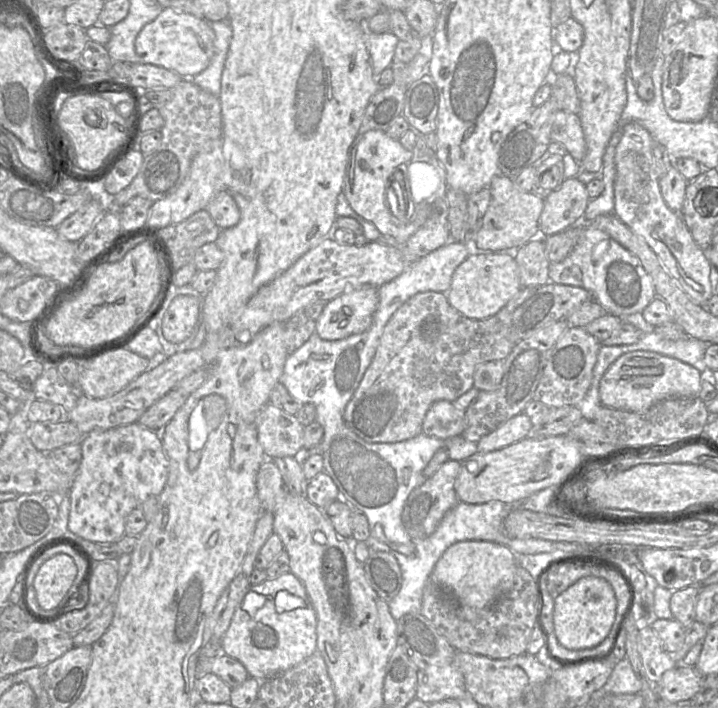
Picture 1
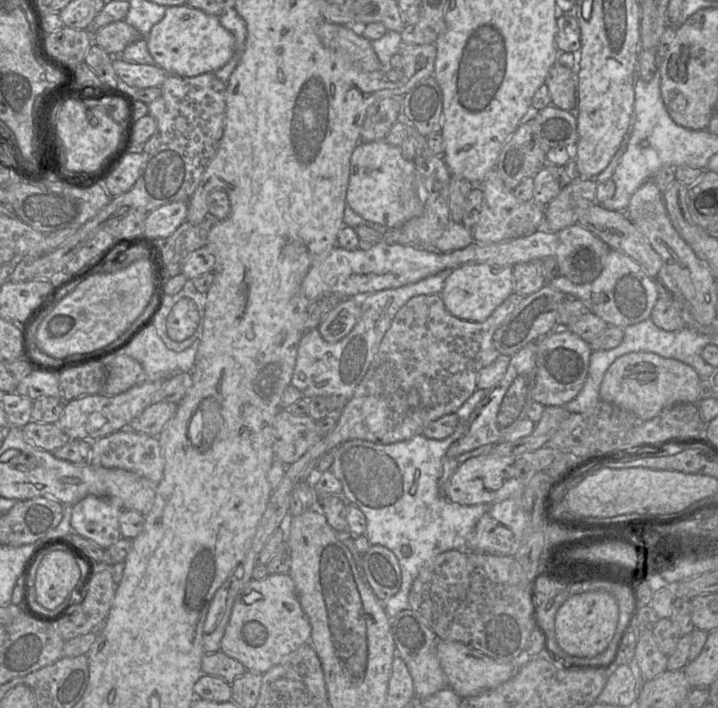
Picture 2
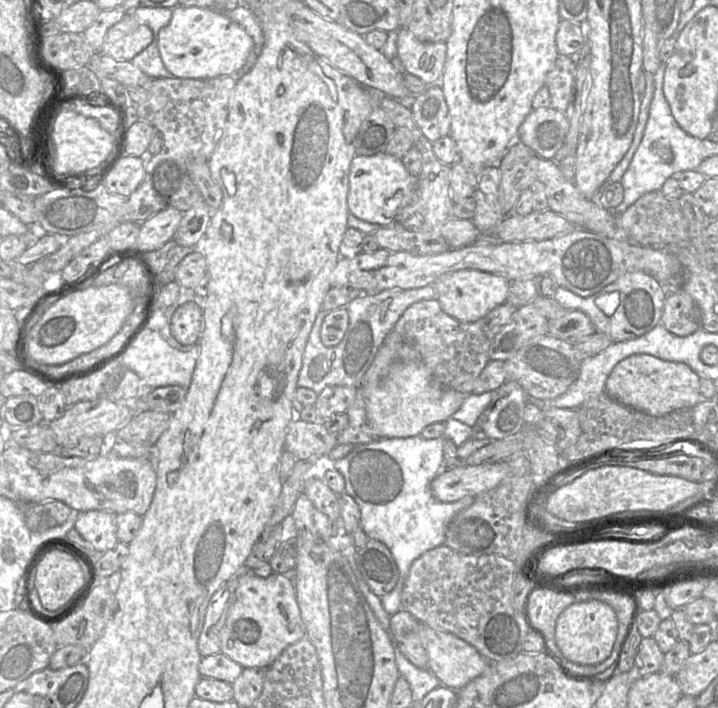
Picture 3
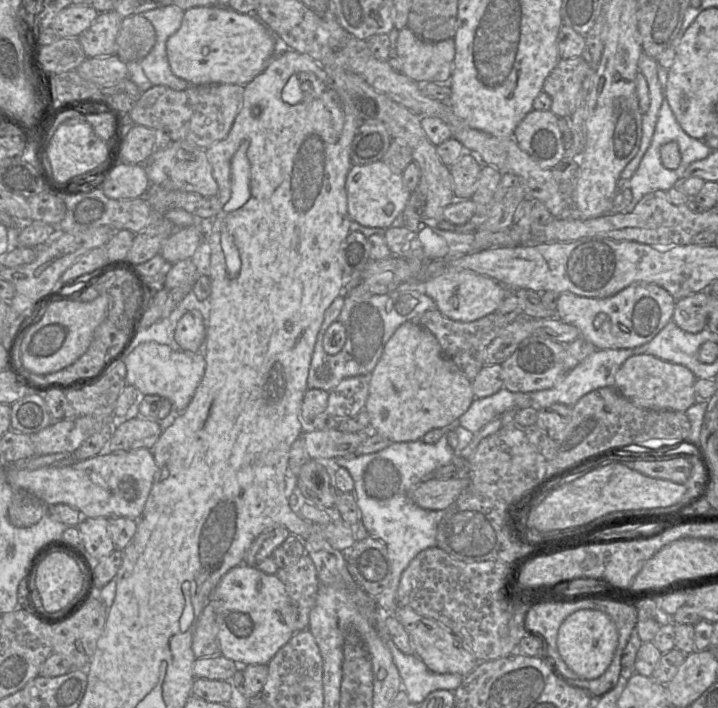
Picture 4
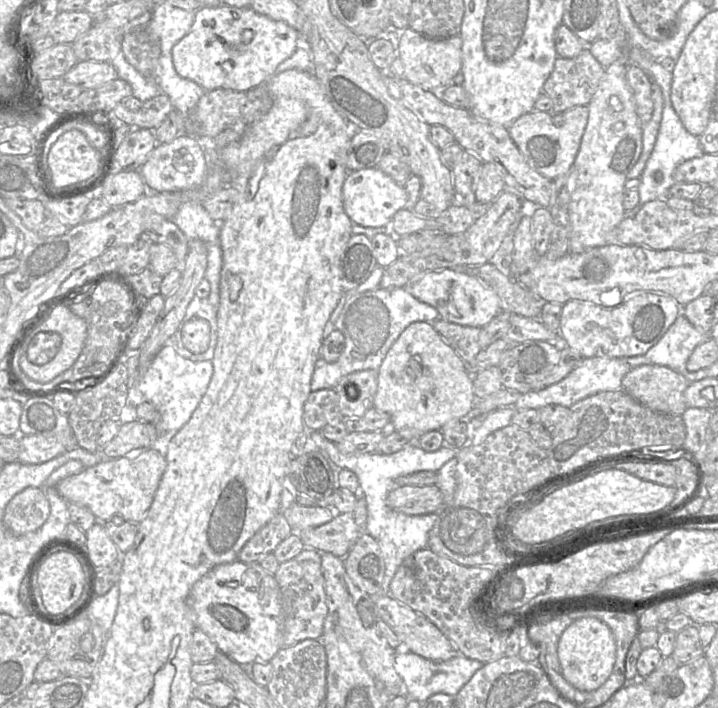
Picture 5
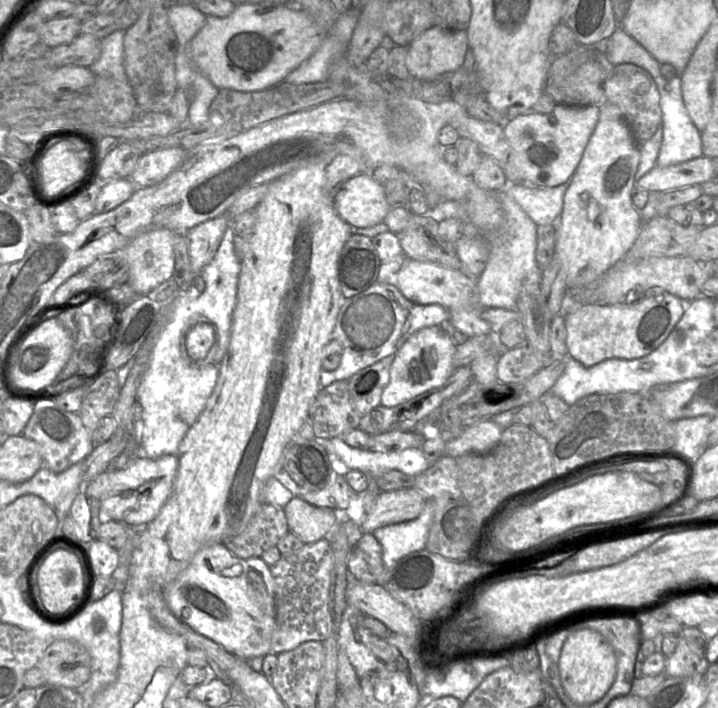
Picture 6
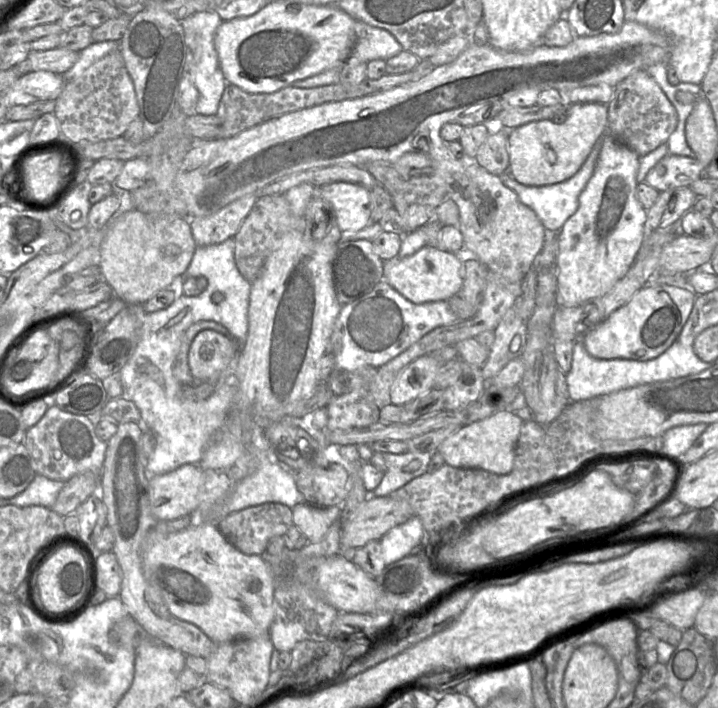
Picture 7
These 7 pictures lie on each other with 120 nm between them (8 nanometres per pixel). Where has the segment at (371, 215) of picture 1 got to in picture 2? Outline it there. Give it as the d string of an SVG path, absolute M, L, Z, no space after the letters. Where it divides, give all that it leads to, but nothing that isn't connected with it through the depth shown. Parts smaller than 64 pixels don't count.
M386 140L375 142L360 142L350 160L350 176L346 194L346 203L351 209L365 220L391 229L401 226L414 215L421 212L427 200L427 190L423 177L416 169L414 161L403 157L400 146L394 146Z

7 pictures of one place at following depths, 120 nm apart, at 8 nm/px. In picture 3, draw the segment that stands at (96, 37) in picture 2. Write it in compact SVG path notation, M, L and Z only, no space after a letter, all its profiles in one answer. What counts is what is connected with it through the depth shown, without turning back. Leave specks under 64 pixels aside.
M127 14L106 33L101 53L118 61L131 61L153 41L153 32Z

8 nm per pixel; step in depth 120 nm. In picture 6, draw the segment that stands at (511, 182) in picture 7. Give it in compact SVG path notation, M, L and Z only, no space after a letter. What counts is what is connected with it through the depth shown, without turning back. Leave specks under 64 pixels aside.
M569 182L556 187L533 187L514 183L507 184L504 190L539 226L557 223L563 210L564 195L568 186Z

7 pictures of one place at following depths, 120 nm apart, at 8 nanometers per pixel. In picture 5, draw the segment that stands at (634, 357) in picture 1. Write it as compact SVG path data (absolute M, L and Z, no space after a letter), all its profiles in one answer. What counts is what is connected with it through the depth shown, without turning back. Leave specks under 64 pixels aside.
M641 365L622 379L622 390L647 408L665 414L681 415L688 406L684 391L688 380L678 372L659 365Z

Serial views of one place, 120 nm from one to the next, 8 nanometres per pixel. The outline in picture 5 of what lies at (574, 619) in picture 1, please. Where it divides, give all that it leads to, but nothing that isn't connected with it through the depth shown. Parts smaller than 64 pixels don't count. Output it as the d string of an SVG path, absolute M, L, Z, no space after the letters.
M583 617L571 623L558 643L561 674L580 691L594 691L609 678L616 660L616 643L610 628L594 617Z

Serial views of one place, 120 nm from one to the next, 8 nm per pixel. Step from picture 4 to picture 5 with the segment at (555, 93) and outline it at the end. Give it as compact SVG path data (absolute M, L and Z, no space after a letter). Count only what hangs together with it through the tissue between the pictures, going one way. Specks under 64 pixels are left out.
M588 47L574 58L558 57L543 86L543 92L553 102L552 113L563 113L576 106L588 105L605 69Z

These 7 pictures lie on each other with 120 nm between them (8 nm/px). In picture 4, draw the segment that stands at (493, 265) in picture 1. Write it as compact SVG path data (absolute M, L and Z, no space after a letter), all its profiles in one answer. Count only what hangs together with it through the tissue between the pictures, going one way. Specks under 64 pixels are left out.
M448 269L443 273L436 273L421 282L421 289L435 302L437 309L442 315L451 320L465 323L473 322L491 313L495 313L508 294L505 286L469 269Z

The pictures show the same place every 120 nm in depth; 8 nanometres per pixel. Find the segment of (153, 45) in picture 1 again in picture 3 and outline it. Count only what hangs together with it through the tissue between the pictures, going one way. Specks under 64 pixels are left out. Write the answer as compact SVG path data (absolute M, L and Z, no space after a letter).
M177 5L170 22L158 34L158 50L166 69L178 79L212 79L232 76L246 63L254 43L242 26L228 17L228 12Z

